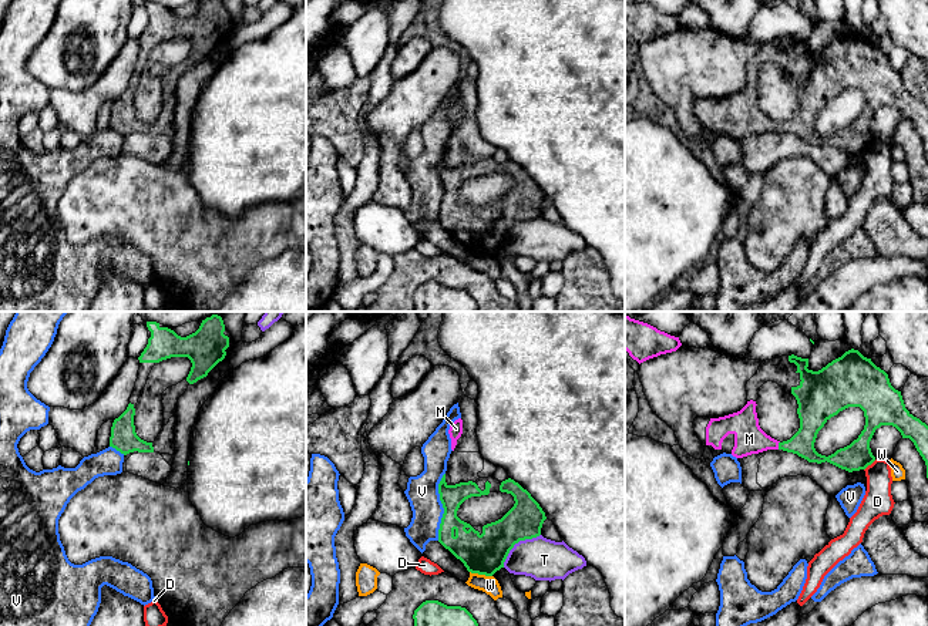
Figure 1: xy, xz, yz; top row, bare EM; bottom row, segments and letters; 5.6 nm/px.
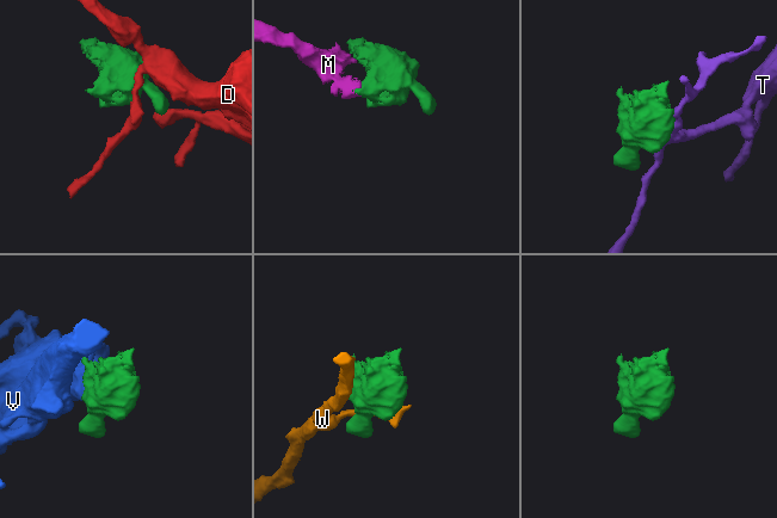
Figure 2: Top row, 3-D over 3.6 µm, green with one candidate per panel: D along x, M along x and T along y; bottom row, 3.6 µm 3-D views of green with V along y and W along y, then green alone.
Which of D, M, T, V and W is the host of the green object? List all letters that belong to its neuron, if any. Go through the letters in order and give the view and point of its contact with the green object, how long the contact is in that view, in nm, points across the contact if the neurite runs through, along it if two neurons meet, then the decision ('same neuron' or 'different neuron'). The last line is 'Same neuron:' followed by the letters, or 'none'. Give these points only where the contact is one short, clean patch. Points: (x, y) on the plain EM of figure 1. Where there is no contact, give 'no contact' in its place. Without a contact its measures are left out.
D: contact yz (870, 145); length 90 nm; different neuron
M: contact yz (779, 127); length 50 nm; same neuron
T: contact xz (515, 224); length 280 nm; different neuron
V: contact xz (443, 188); length 380 nm; different neuron
W: contact xz (481, 255); length 130 nm; border xz (470, 252), (491, 258); different neuron
Same neuron: M

